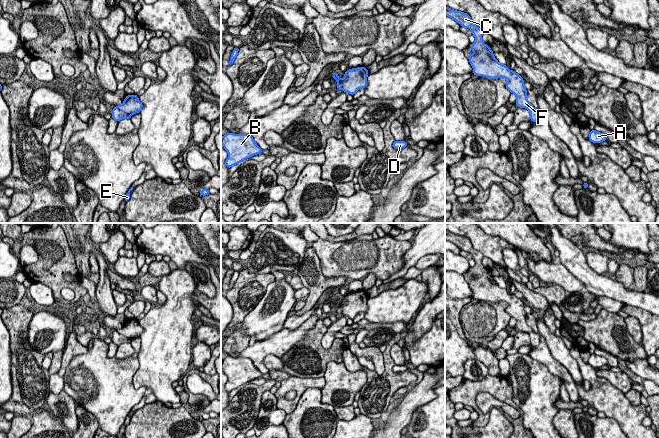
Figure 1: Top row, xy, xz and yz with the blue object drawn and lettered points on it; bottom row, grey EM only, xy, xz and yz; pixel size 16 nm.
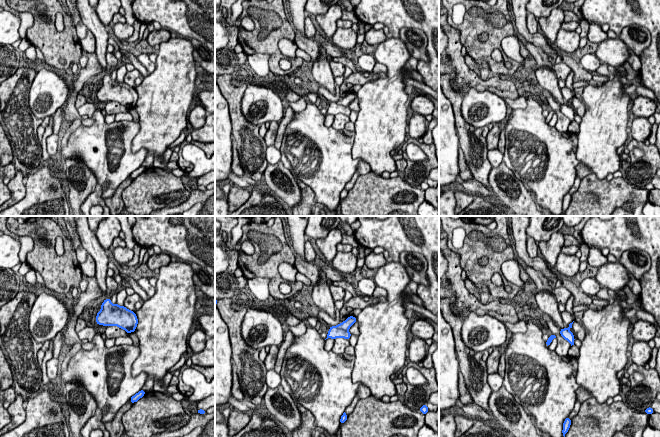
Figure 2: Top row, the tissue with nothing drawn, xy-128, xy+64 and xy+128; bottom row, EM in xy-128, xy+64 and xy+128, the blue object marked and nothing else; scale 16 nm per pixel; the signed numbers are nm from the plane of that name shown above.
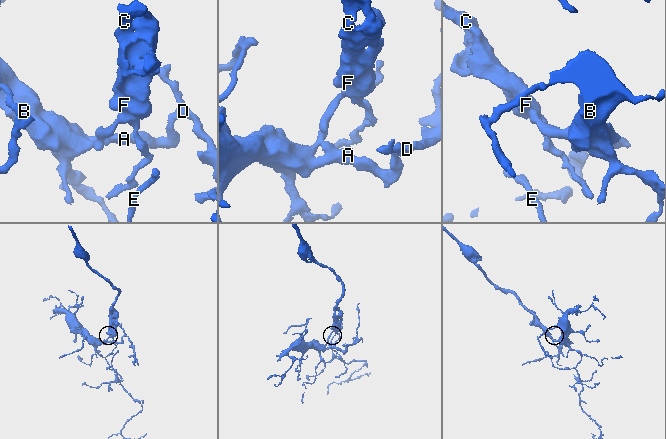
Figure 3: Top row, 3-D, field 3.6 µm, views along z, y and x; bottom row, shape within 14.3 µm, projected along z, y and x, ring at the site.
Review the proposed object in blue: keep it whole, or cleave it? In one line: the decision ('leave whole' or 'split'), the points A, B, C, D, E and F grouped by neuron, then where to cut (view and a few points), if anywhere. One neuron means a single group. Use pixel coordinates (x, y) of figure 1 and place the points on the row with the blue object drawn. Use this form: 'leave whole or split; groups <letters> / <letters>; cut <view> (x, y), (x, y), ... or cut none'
split; groups A B D E / C F; cut xy (116, 106), (130, 115)

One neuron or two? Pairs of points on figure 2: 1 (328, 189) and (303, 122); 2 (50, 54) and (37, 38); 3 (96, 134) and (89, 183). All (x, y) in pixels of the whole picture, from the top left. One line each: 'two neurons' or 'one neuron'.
1: one neuron
2: one neuron
3: two neurons

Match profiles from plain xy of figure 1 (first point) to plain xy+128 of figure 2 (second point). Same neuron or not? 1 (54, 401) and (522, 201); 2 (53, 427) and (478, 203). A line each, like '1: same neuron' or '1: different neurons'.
1: same neuron
2: same neuron

